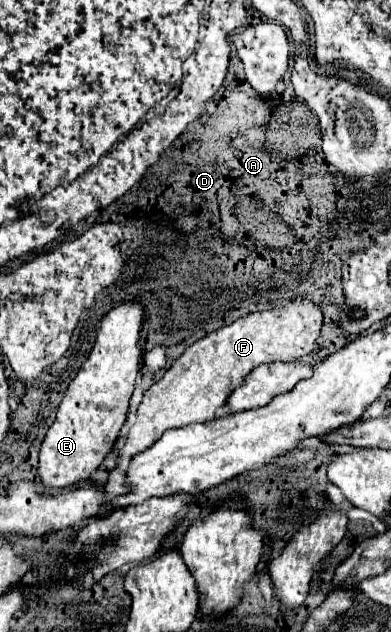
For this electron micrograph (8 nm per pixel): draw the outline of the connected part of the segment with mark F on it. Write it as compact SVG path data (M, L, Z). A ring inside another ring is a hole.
M306 299L292 301L282 309L240 317L238 321L206 335L188 347L184 355L180 355L170 365L164 377L144 391L144 397L136 409L136 423L126 433L124 445L118 451L116 467L108 473L108 483L104 489L106 497L114 501L116 497L130 493L132 487L126 481L126 469L134 455L154 445L168 429L212 421L216 411L226 403L230 389L240 385L242 377L246 377L246 373L250 373L254 367L274 361L292 363L308 355L320 335L320 325L322 313L314 303Z

